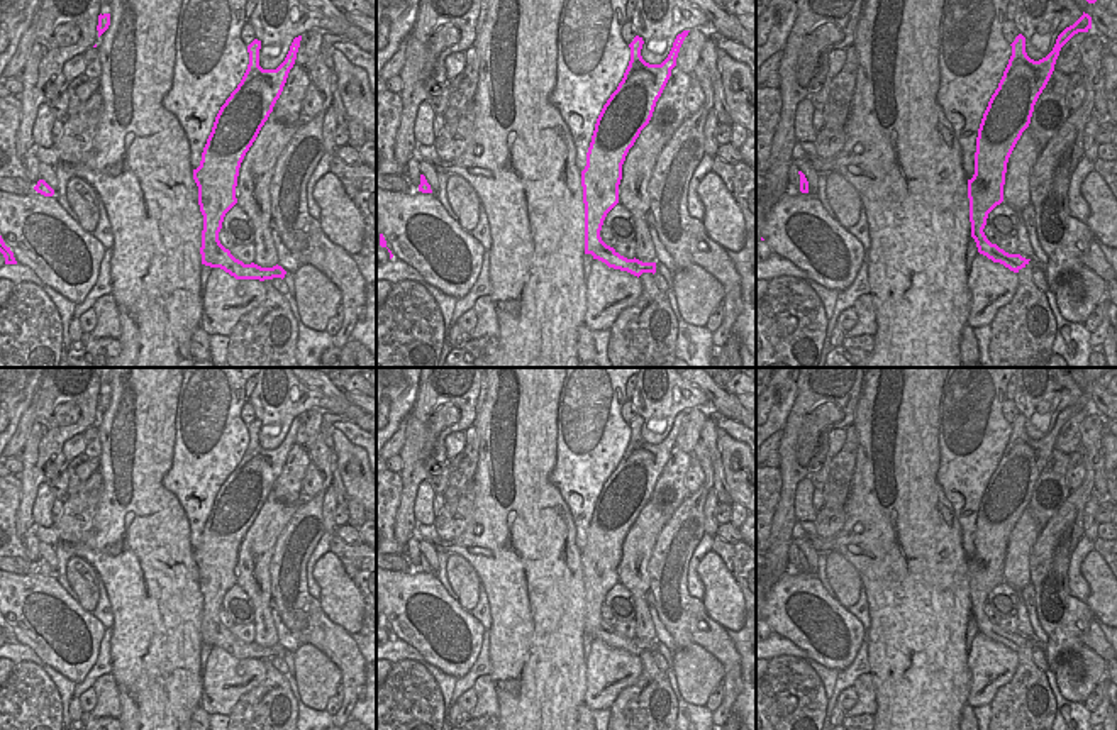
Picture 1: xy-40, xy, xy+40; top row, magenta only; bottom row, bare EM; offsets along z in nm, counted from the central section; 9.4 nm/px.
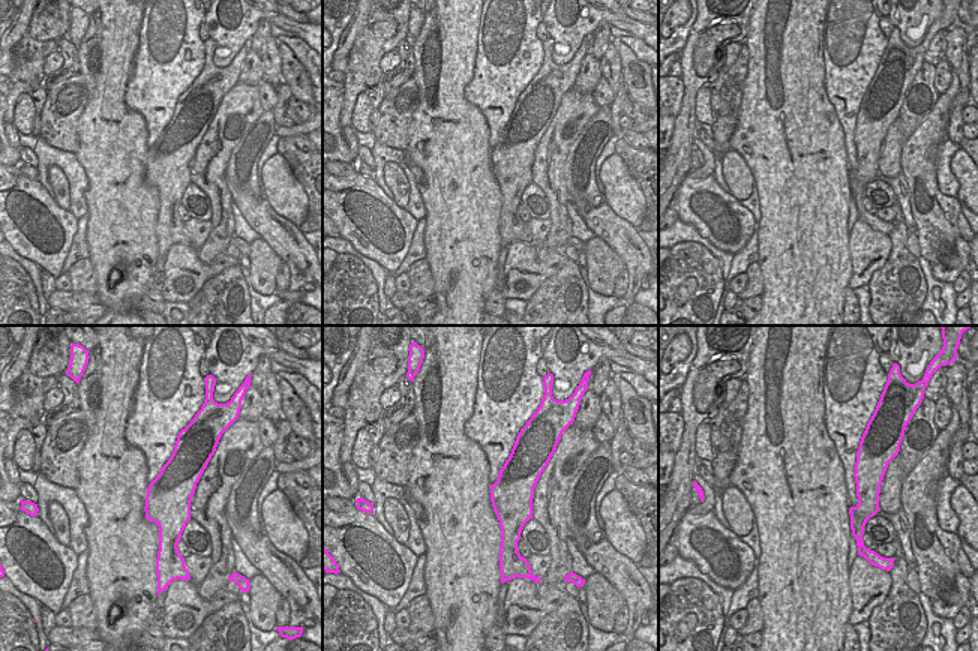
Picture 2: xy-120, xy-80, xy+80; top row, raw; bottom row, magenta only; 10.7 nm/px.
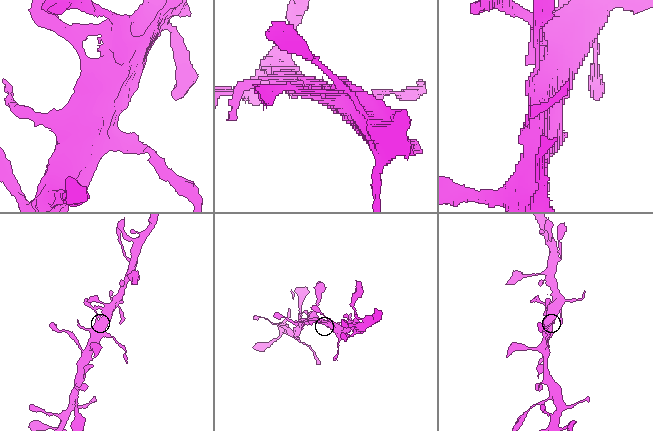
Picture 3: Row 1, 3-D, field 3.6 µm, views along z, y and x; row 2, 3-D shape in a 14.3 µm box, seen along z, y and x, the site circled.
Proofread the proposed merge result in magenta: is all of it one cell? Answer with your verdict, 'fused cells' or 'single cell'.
fused cells

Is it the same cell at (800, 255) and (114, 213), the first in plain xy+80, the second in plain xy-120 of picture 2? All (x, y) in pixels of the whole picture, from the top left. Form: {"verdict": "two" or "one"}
{"verdict": "one"}

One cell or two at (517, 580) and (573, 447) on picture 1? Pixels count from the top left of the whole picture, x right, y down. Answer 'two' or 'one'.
two

